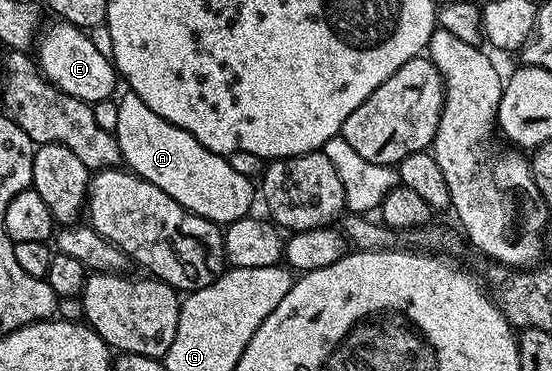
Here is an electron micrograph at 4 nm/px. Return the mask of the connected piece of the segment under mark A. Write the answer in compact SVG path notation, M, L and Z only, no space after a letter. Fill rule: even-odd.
M130 90L118 99L117 126L114 130L121 159L132 172L155 184L193 214L220 226L248 217L257 190L254 181L242 176L224 155L211 152L189 132L163 120Z

